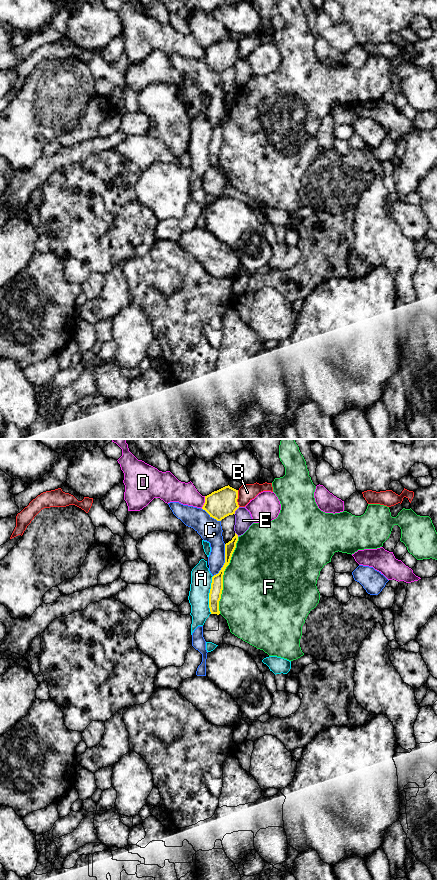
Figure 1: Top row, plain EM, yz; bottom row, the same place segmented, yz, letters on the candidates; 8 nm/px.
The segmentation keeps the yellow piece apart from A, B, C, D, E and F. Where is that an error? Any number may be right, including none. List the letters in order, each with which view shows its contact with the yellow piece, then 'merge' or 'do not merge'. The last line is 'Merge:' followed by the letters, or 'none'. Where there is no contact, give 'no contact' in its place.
A: meets yellow in yz; do not merge
B: meets yellow in yz; do not merge
C: meets yellow in yz; do not merge
D: meets yellow in yz; do not merge
E: meets yellow in yz; do not merge
F: meets yellow in yz; do not merge
Merge: none

